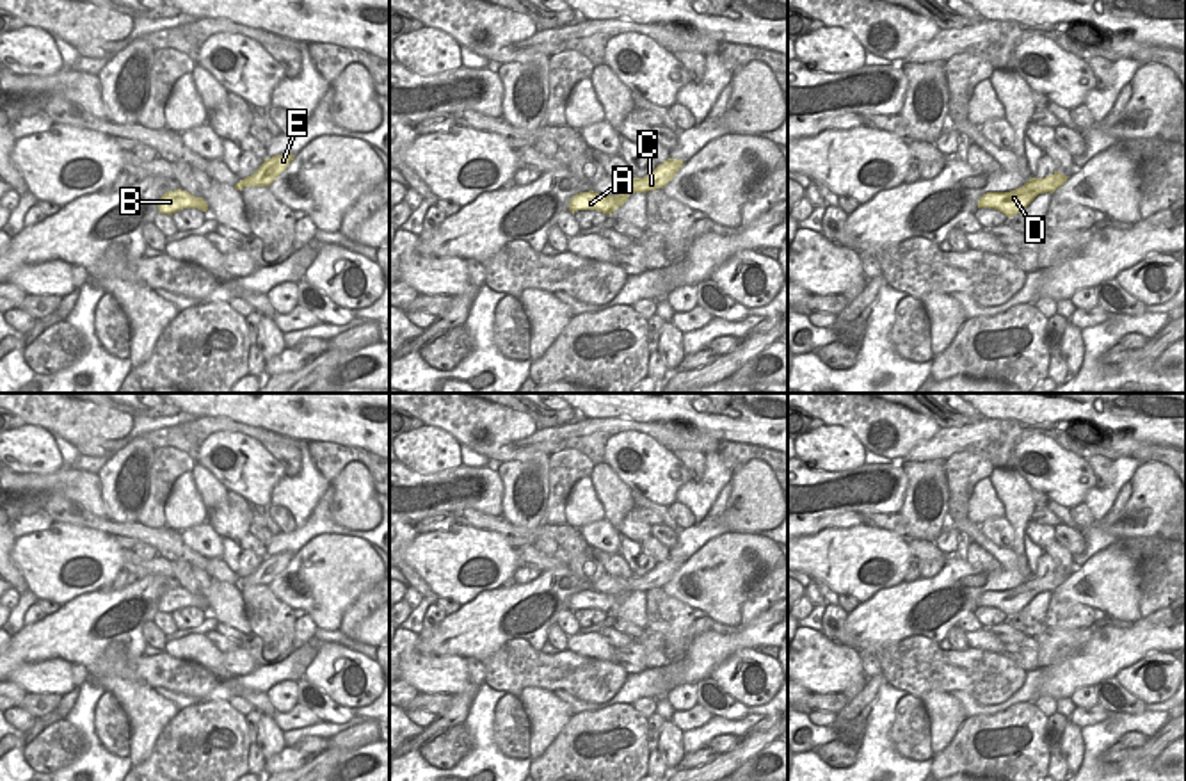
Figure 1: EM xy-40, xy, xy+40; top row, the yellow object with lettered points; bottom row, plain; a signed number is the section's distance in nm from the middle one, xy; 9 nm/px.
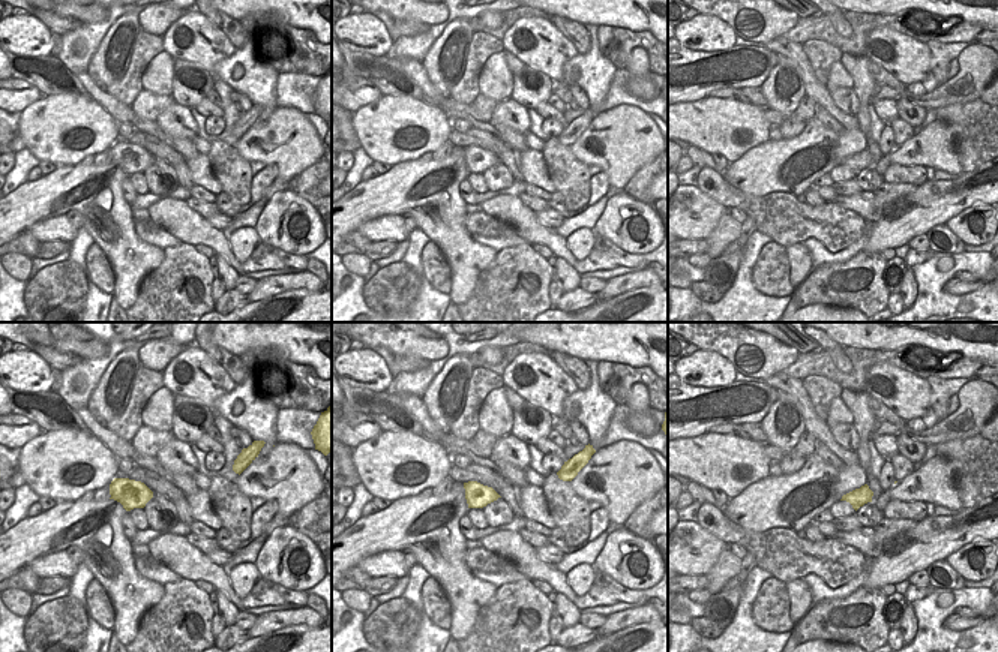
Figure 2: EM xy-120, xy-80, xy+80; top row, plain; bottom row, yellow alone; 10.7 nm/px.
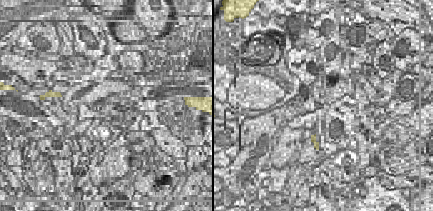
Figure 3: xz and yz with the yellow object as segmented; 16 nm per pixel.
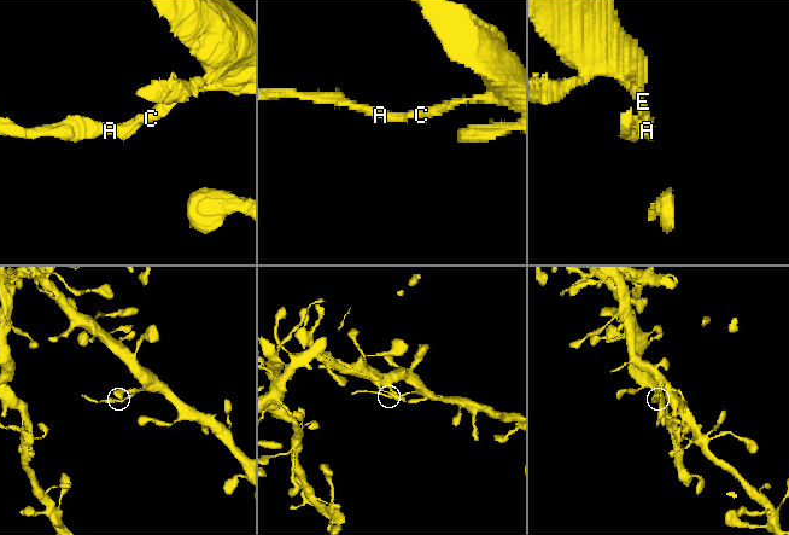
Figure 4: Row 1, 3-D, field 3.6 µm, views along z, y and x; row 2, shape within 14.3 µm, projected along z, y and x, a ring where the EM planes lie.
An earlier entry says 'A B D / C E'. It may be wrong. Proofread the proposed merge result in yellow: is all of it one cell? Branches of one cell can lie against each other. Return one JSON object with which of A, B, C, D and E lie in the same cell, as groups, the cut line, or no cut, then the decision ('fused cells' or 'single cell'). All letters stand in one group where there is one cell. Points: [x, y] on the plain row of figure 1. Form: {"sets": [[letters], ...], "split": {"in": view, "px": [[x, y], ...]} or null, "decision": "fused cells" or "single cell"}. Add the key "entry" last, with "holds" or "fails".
{"sets": [["A", "B", "D"], ["C", "E"]], "split": {"in": "xy+40", "px": [[1026, 582], [1039, 591]]}, "decision": "fused cells", "entry": "holds"}

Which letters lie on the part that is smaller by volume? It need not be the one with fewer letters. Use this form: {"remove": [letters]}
{"remove": ["A", "B", "D"]}

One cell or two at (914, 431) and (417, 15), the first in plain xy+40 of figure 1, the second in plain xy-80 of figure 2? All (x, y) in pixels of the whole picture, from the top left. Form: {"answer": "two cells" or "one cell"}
{"answer": "one cell"}

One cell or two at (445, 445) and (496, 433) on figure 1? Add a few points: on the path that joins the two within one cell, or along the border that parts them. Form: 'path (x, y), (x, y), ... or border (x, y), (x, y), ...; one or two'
border (425, 424), (448, 431), (461, 443); two

